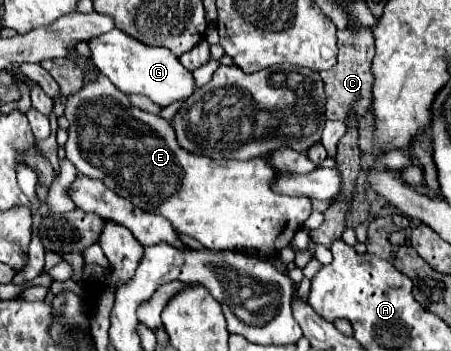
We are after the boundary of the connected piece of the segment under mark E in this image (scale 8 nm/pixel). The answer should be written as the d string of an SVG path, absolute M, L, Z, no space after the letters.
M69 50L69 58L83 72L97 74L95 80L89 80L85 76L85 86L79 92L65 98L65 118L69 122L69 140L65 144L65 150L67 158L77 166L81 174L99 180L103 178L103 182L109 184L109 188L113 188L117 194L123 194L125 198L133 200L133 204L145 208L147 212L157 212L165 216L177 232L195 238L205 248L223 248L237 252L243 250L255 256L273 256L281 248L291 244L293 234L303 226L303 222L313 212L311 200L271 192L269 184L275 176L275 170L267 164L265 158L213 160L181 148L169 122L161 116L131 106L129 96L115 88L111 80L95 68L91 58L77 54L77 50Z

